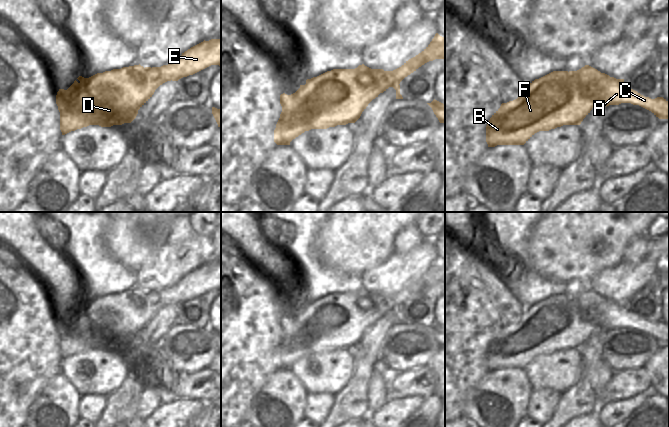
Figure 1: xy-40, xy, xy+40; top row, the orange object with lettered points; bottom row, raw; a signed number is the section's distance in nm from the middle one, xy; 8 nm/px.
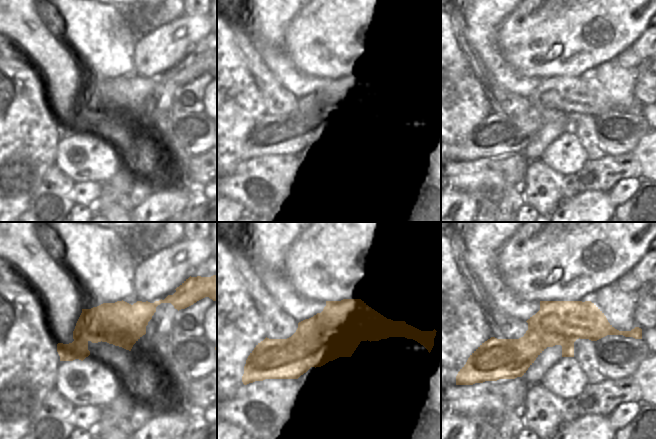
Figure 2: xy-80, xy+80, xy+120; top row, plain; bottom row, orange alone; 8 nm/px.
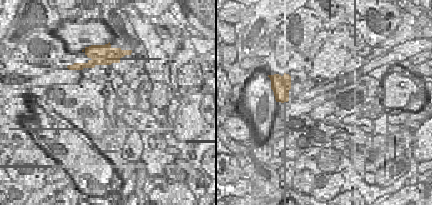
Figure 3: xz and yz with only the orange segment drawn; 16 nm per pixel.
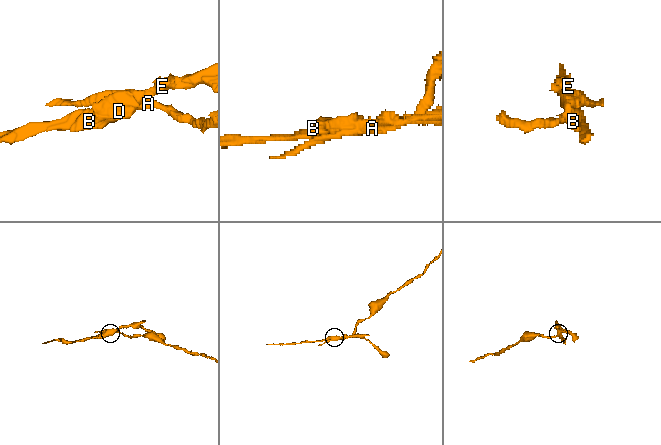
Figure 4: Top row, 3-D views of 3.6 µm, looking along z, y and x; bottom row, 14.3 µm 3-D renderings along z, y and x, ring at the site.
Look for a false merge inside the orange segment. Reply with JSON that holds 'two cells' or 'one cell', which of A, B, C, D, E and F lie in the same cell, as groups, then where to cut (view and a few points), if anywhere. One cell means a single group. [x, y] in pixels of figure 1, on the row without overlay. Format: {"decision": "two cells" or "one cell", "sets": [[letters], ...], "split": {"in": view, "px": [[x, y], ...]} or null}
{"decision": "two cells", "sets": [["A", "C"], ["B", "D", "E", "F"]], "split": {"in": "xy-40", "px": [[132, 290], [139, 304], [155, 304], [156, 312]]}}

